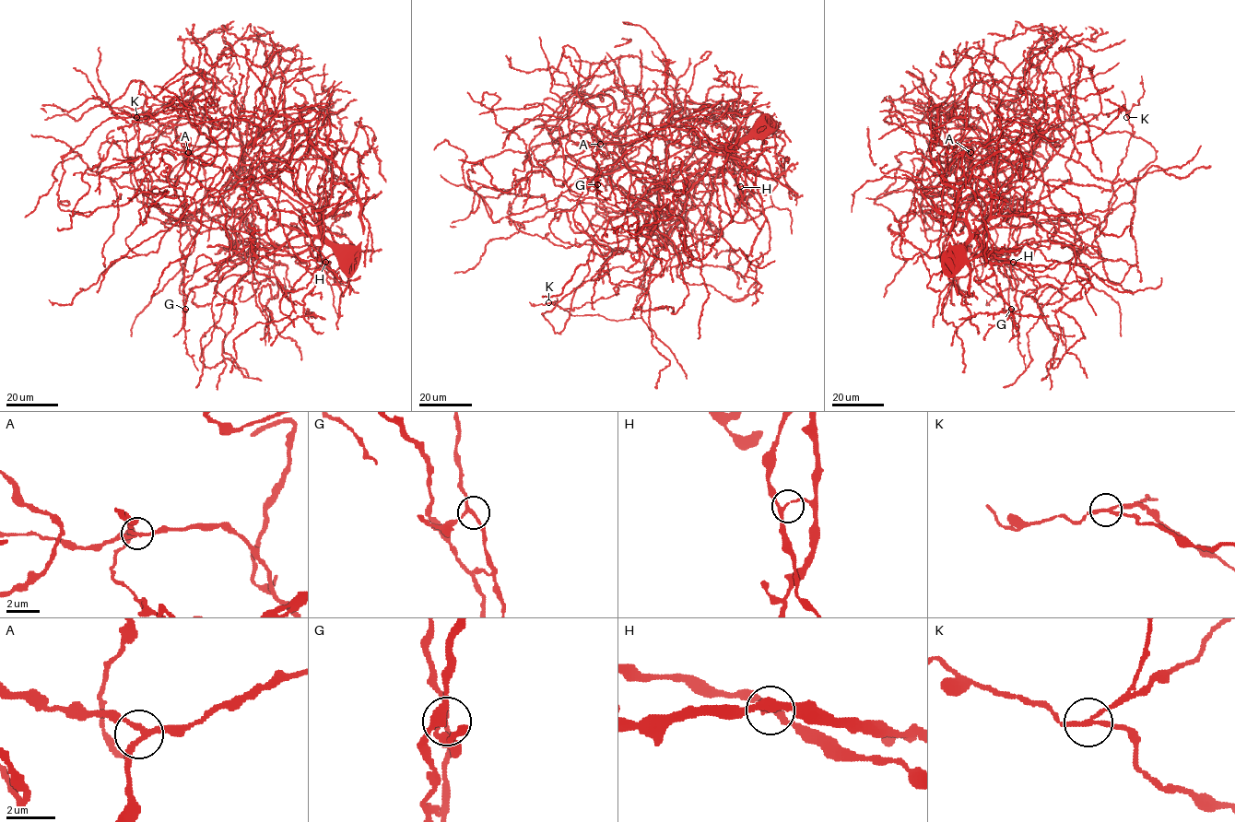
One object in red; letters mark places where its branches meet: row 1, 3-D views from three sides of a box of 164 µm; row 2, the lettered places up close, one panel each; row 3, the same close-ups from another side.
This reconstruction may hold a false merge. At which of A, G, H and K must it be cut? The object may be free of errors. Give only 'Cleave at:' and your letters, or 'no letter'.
Cleave at: K

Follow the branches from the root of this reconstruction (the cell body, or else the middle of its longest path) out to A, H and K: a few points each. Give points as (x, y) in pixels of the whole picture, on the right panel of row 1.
A: (948, 269), (959, 249), (999, 205), (1002, 195), (996, 166), (987, 144), (975, 143), (970, 152)
H: (948, 269), (961, 266), (987, 250), (998, 259), (1013, 262)
K: (948, 269), (999, 205), (998, 182), (1099, 256), (1091, 242), (1116, 198), (1126, 117)

